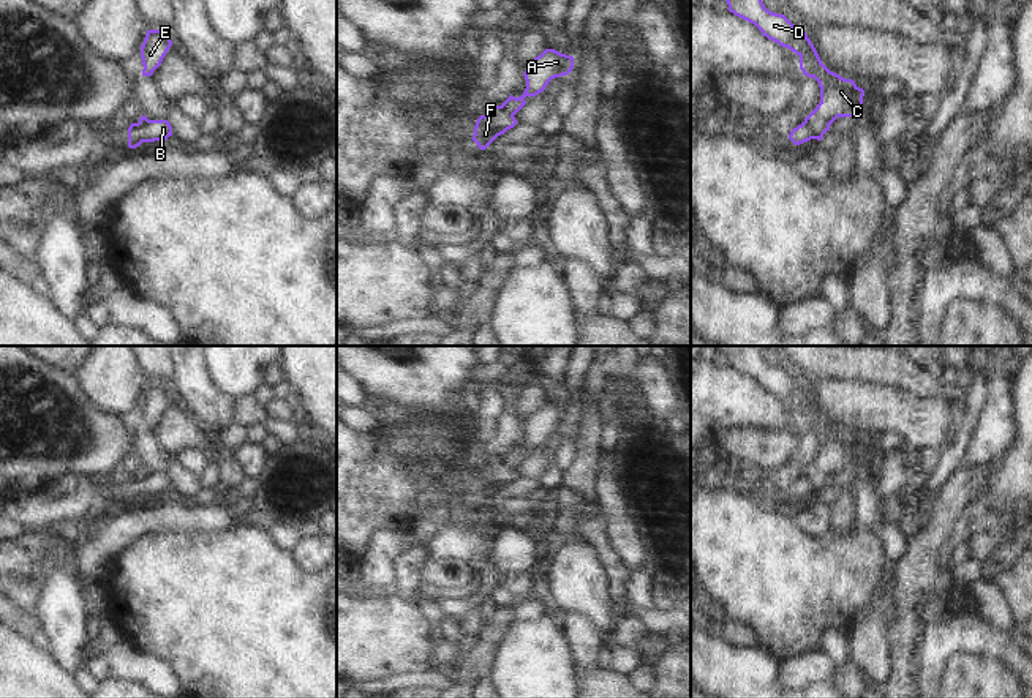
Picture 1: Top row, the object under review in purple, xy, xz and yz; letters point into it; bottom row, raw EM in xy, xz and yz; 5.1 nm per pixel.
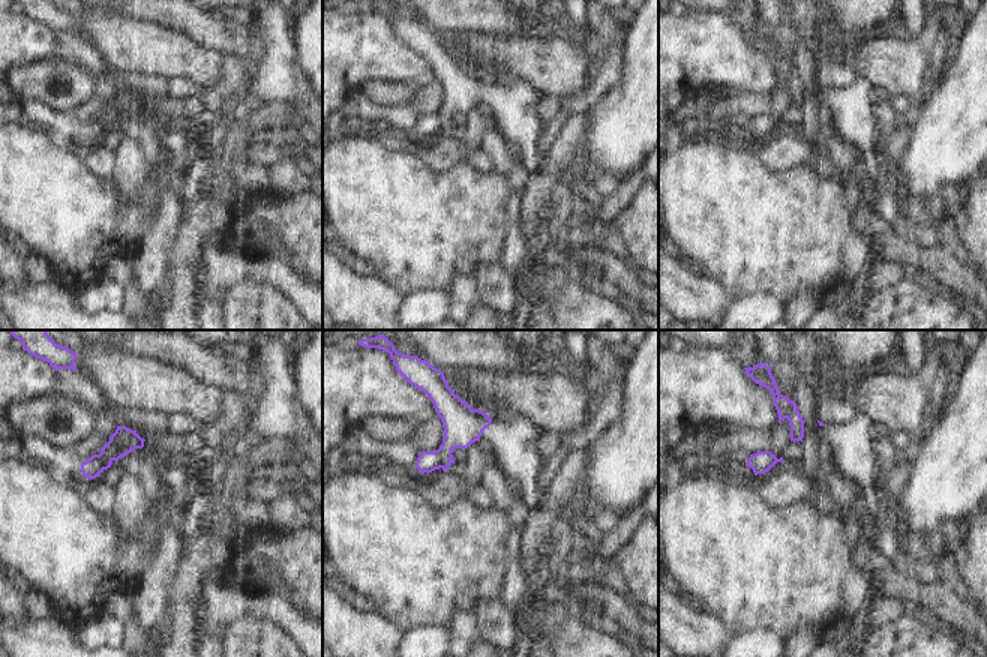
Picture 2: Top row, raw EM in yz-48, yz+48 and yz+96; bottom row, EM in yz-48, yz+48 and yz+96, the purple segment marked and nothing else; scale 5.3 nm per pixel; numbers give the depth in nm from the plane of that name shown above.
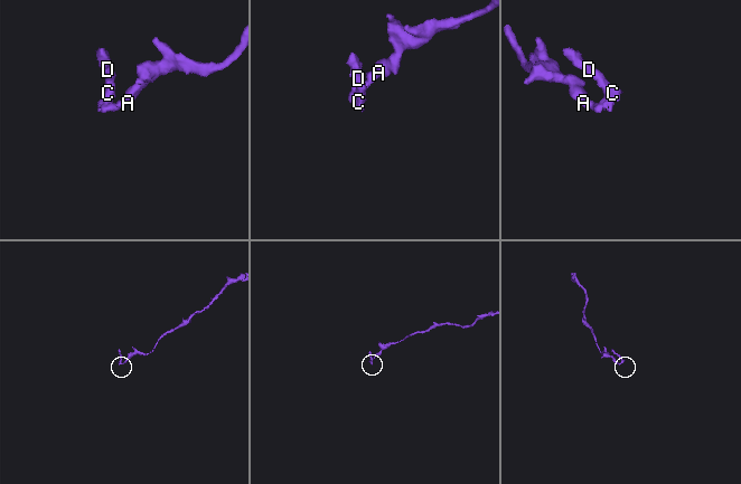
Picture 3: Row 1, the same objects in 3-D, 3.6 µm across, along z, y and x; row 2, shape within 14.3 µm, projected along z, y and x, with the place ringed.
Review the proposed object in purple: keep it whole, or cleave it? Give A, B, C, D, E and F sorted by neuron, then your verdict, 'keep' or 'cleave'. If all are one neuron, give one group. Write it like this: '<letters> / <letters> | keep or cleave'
A B / C D E F | cleave

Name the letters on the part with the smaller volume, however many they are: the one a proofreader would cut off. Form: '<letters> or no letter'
C, D, E, F

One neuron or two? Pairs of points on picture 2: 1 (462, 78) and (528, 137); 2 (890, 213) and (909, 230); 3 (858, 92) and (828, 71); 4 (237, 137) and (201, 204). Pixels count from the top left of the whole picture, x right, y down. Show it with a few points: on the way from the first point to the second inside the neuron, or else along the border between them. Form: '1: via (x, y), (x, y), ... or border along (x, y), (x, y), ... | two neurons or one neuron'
1: via (479, 90), (488, 95), (513, 120) | one neuron
2: via (894, 218), (905, 228) | one neuron
3: border along (860, 77), (843, 87), (824, 89) | two neurons
4: via (228, 153), (222, 171), (213, 182), (213, 189) | one neuron

